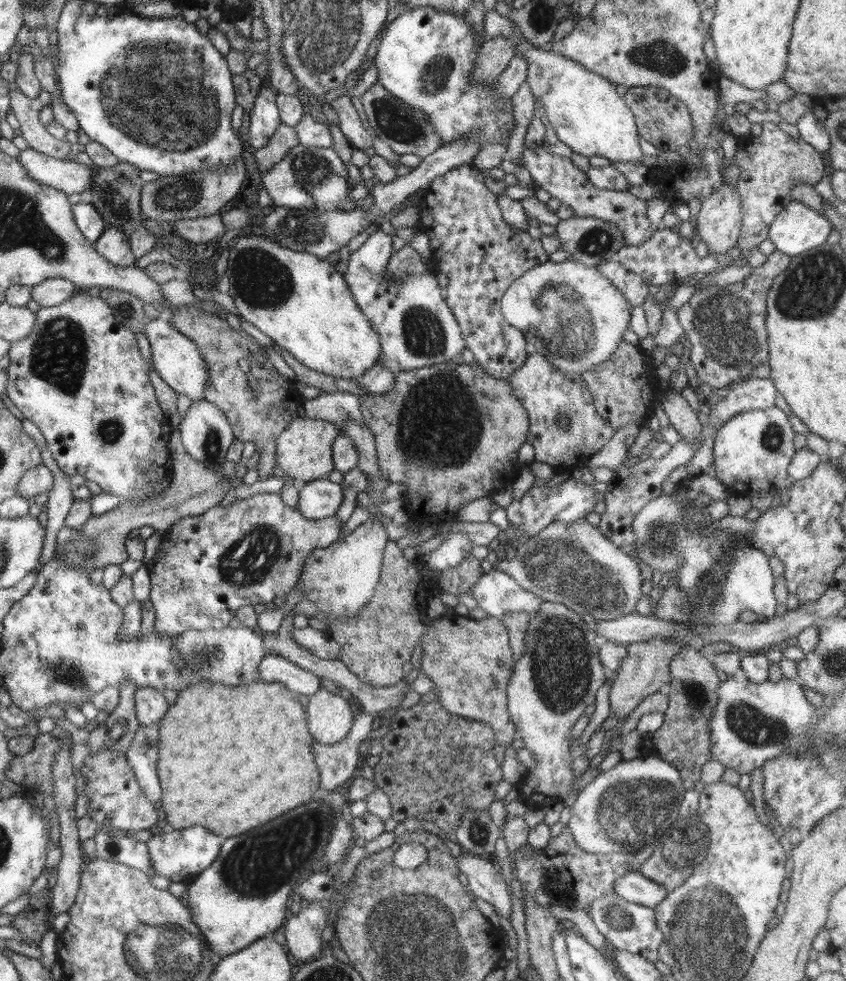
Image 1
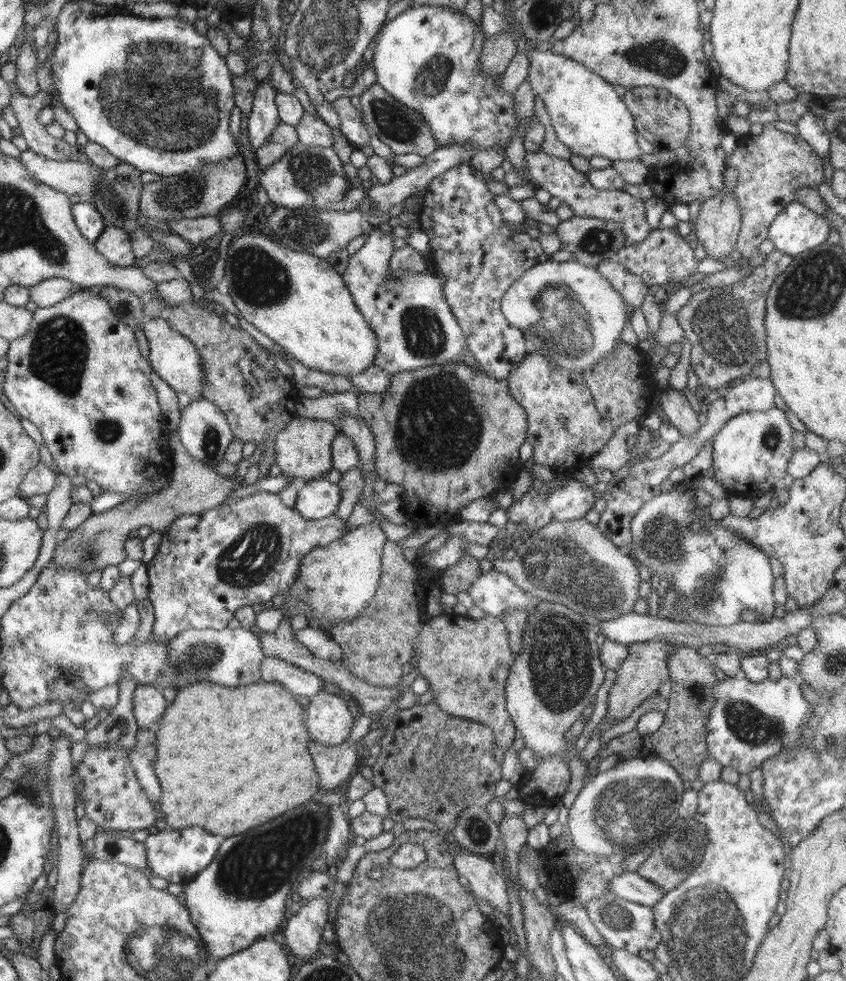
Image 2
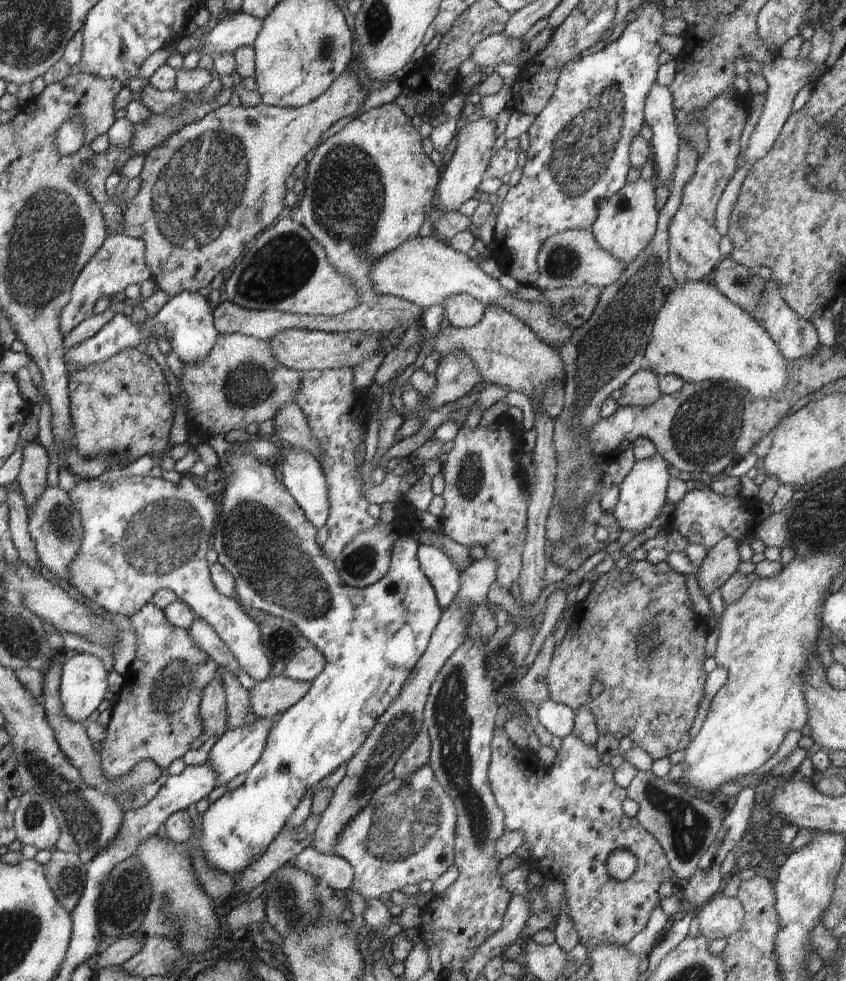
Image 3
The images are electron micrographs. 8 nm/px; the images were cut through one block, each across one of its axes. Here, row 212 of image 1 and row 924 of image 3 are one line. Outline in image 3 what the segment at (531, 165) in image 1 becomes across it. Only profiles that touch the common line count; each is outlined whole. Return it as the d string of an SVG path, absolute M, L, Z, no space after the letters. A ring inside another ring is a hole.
M497 727L494 731L494 736L491 742L491 759L488 767L488 778L492 792L495 796L495 801L498 806L504 811L505 814L505 828L509 831L520 831L524 833L525 842L528 842L532 846L530 851L530 858L536 858L536 862L541 862L542 873L548 878L554 878L562 881L565 888L565 896L568 898L569 914L574 928L579 936L579 943L588 947L597 947L600 943L608 943L613 945L626 946L636 934L640 934L646 924L648 924L648 918L656 906L659 906L660 900L658 898L658 891L660 885L665 882L675 882L677 884L675 874L670 868L669 860L664 854L663 848L660 843L640 824L637 817L628 817L624 811L622 811L622 802L627 798L627 792L620 785L616 784L613 777L614 769L610 764L605 763L596 752L594 746L588 746L582 742L581 738L578 738L573 732L562 739L561 750L557 754L553 765L546 768L542 762L536 760L529 760L524 756L523 752L520 754L521 749L515 745L503 727ZM616 849L629 849L638 855L638 867L634 869L632 876L626 880L619 881L610 876L607 867L608 857Z

